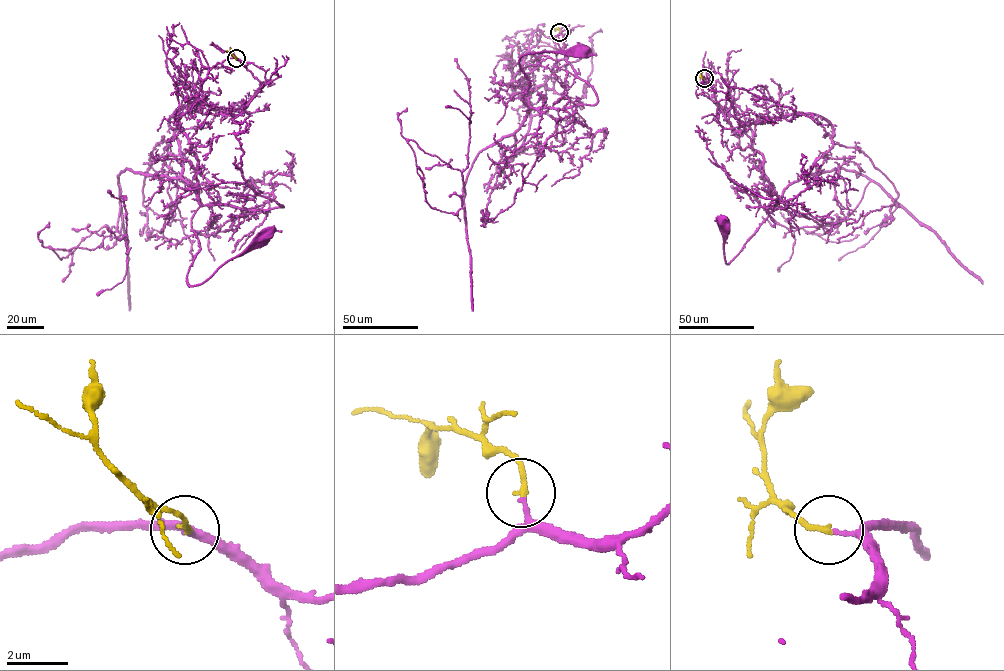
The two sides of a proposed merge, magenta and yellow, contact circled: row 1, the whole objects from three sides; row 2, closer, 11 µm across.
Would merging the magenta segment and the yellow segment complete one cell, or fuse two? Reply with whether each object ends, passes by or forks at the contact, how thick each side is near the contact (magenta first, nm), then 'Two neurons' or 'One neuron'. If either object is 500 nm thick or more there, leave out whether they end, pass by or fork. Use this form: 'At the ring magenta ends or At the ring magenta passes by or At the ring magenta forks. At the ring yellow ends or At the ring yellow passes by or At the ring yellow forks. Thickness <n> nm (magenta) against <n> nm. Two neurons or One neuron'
At the ring magenta passes by. At the ring yellow ends. Thickness 110 nm (magenta) against 180 nm. One neuron

